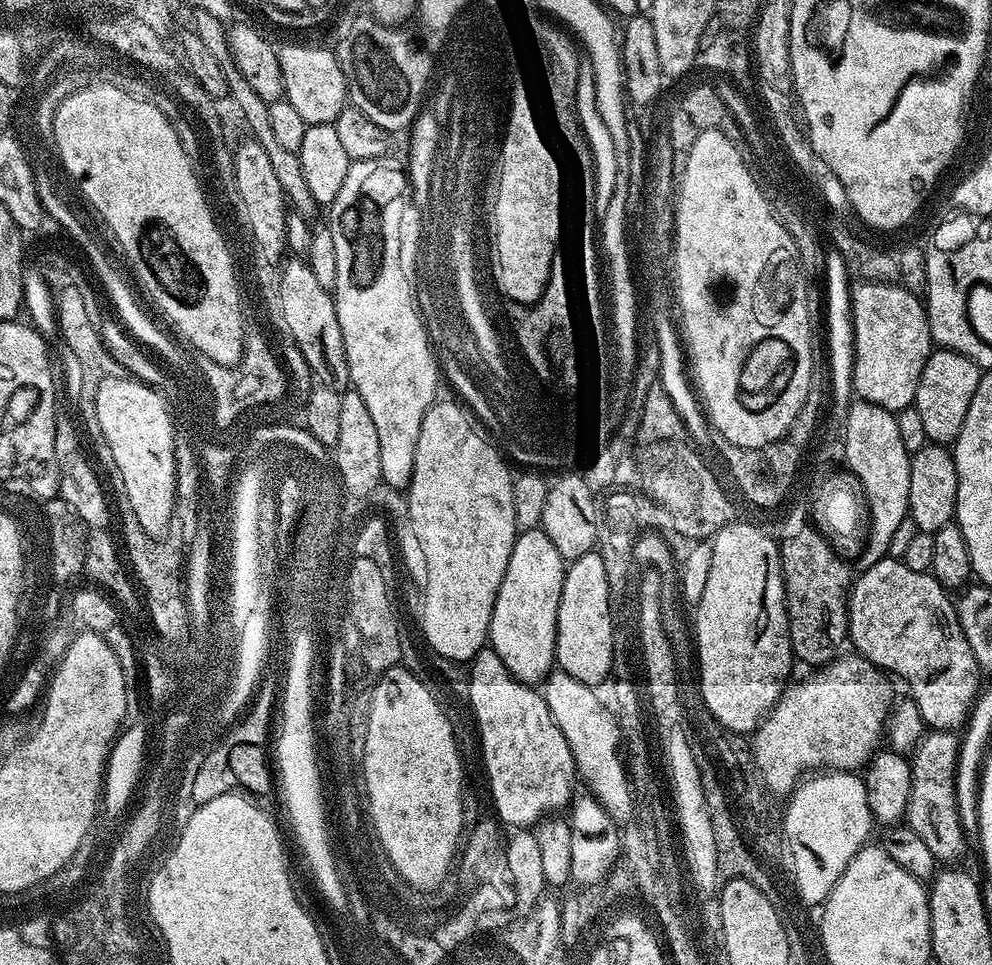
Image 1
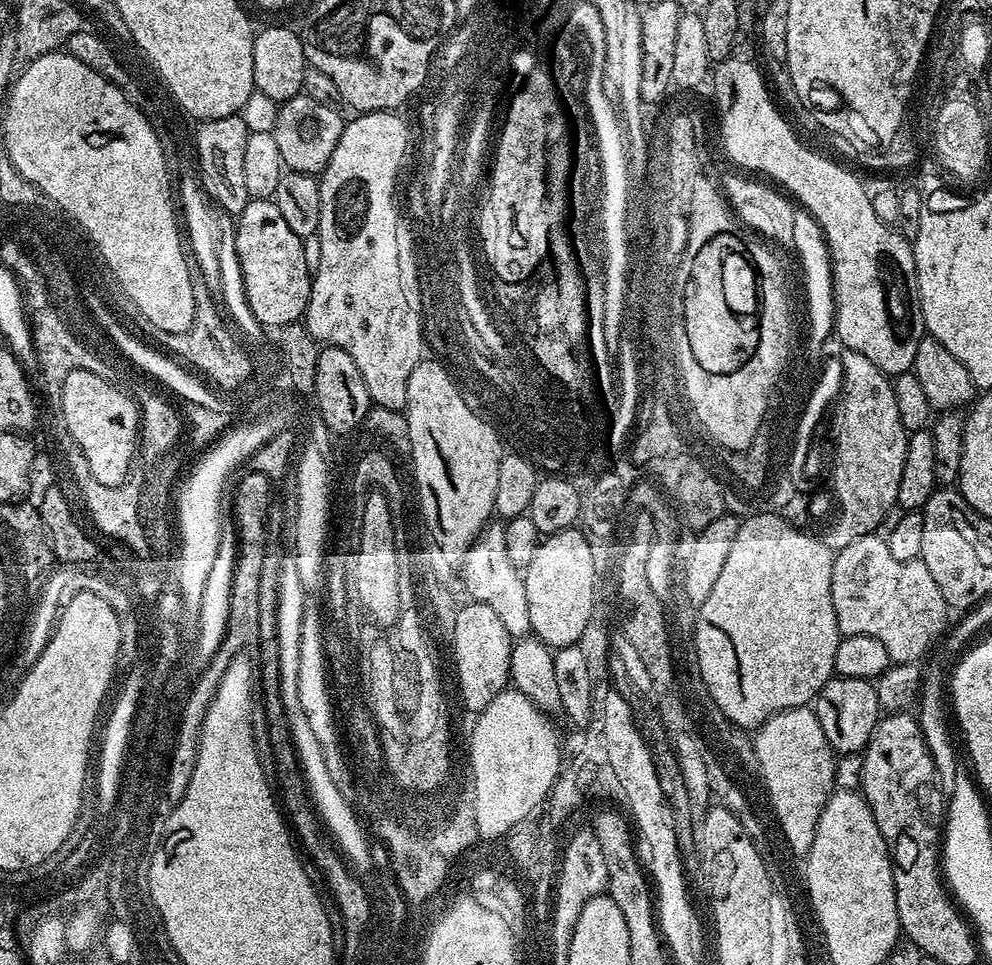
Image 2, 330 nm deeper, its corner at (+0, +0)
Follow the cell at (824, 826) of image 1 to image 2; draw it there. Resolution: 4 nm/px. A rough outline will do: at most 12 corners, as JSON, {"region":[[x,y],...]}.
{"region":[[808,706],[754,741],[784,843],[807,857],[834,788],[832,747]]}

